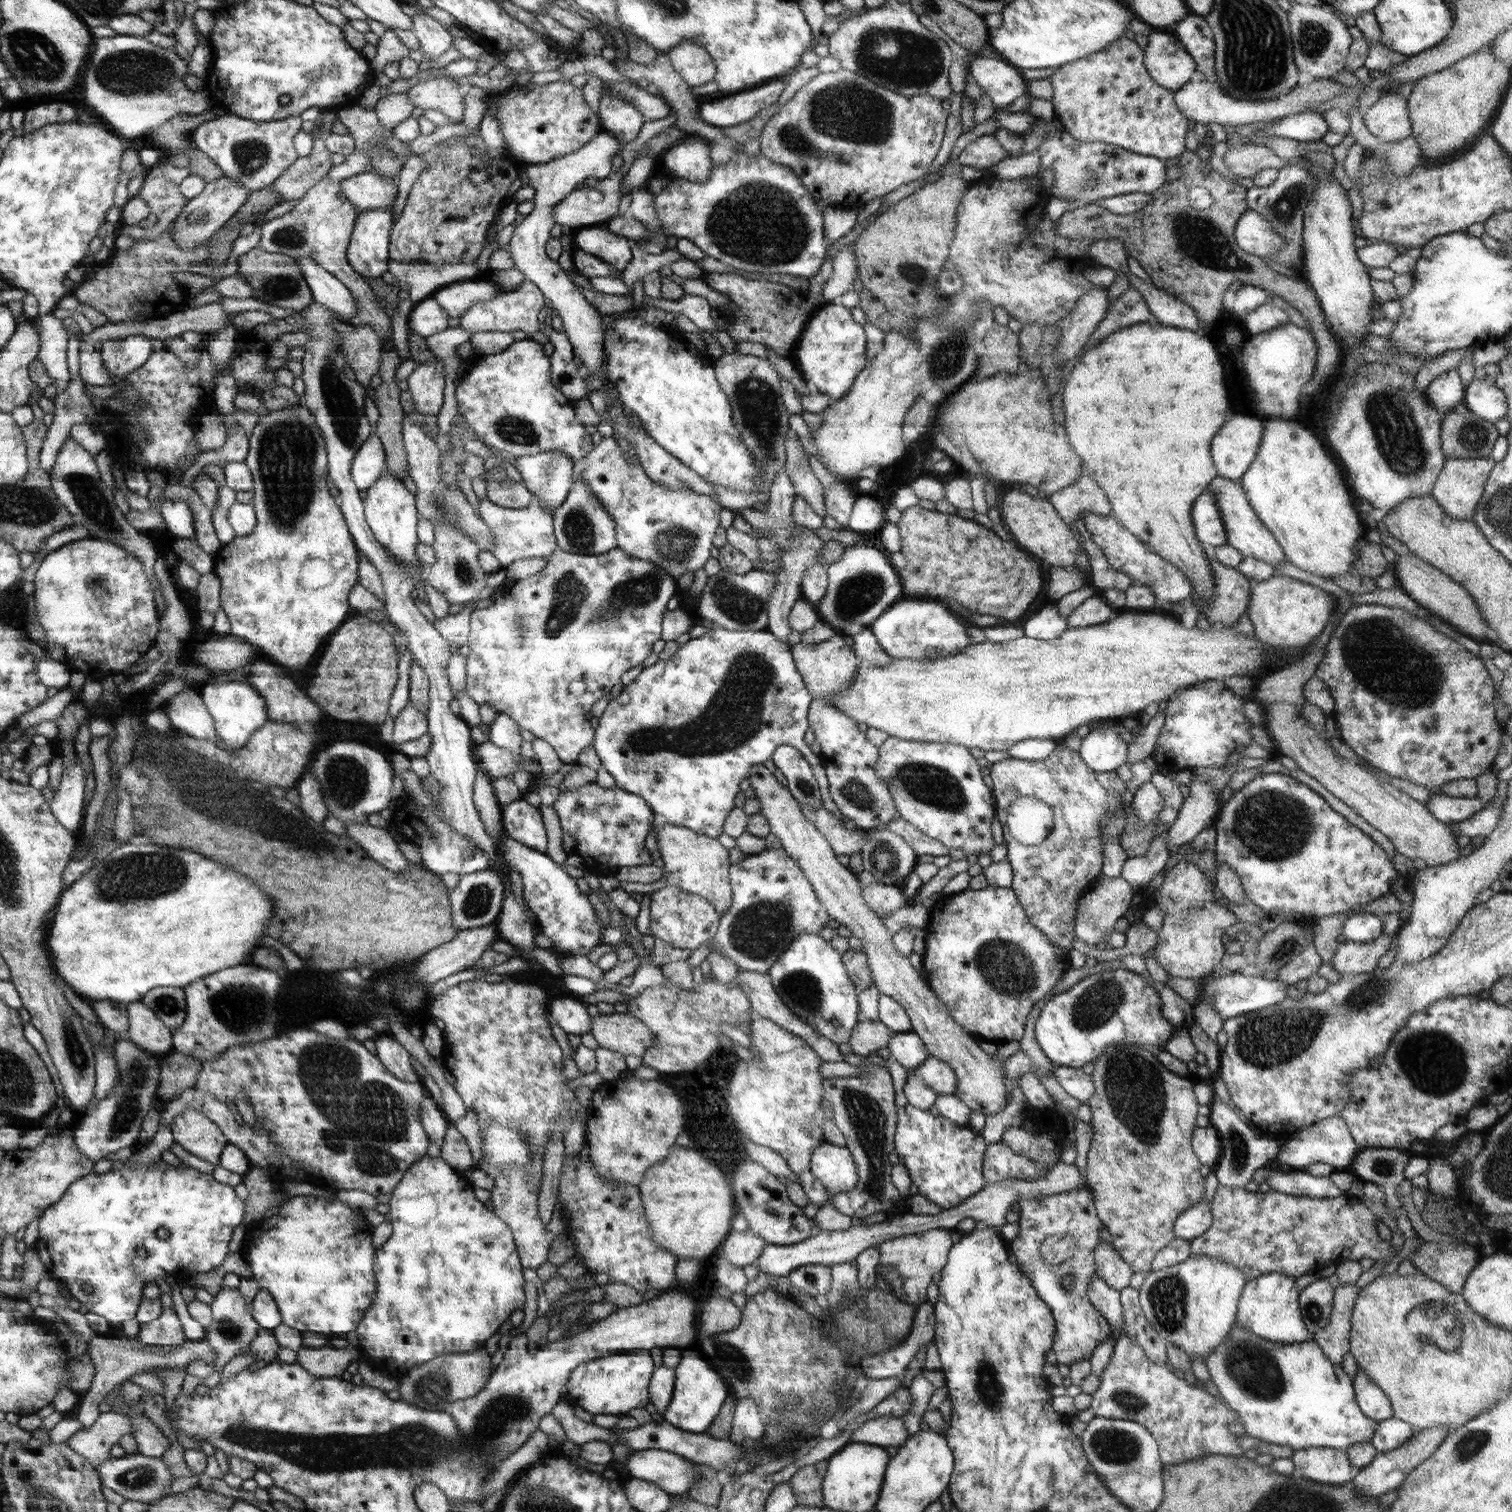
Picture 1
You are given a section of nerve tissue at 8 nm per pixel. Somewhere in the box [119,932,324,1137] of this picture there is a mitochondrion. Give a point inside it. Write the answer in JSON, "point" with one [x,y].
{"point":[233,1005]}

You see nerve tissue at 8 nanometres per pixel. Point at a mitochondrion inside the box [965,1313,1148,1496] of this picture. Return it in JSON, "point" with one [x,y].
{"point":[1114,1446]}

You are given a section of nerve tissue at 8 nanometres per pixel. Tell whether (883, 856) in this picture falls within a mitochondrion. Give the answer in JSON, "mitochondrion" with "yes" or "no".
{"mitochondrion":"yes"}

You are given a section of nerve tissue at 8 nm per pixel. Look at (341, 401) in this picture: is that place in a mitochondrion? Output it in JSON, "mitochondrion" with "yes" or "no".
{"mitochondrion":"yes"}

